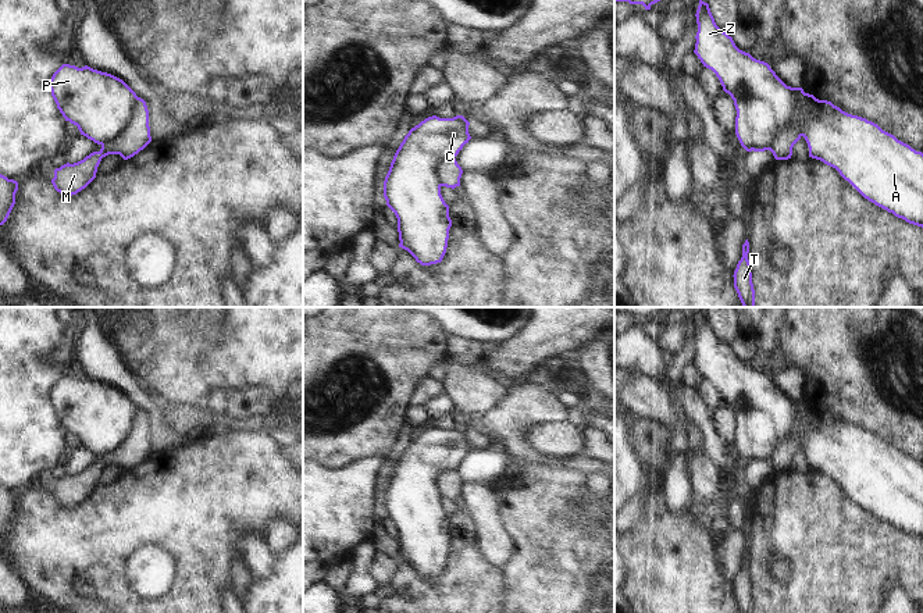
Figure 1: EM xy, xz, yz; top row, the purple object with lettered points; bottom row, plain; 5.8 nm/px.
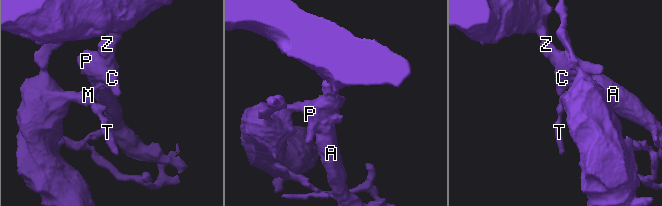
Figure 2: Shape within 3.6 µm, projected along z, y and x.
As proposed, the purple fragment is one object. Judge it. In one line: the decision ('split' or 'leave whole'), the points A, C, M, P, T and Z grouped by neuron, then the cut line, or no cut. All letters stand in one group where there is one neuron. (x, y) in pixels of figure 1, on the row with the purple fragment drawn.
split | A C P Z / M T | yz (797, 88), (794, 116), (777, 132), (769, 149)

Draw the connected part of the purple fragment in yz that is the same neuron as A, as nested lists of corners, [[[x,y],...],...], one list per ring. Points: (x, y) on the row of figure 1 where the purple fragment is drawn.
[[[810,95],[808,108],[802,114],[801,136],[809,147],[809,157],[835,168],[865,199],[892,213],[909,224],[923,228],[923,153],[898,140],[866,118],[848,114],[831,101]]]

